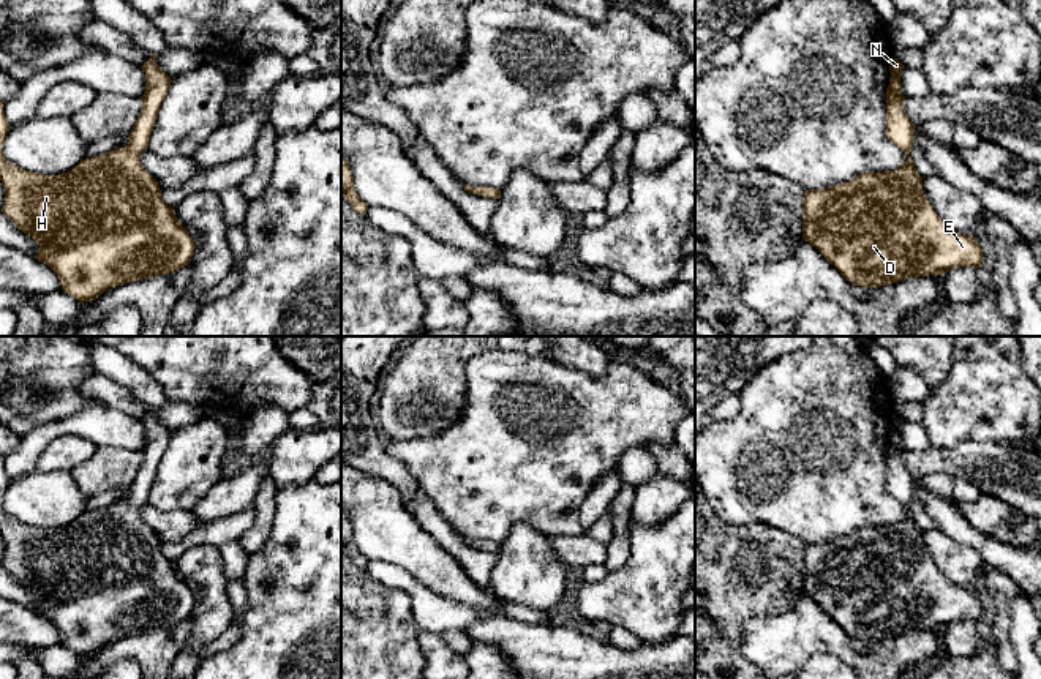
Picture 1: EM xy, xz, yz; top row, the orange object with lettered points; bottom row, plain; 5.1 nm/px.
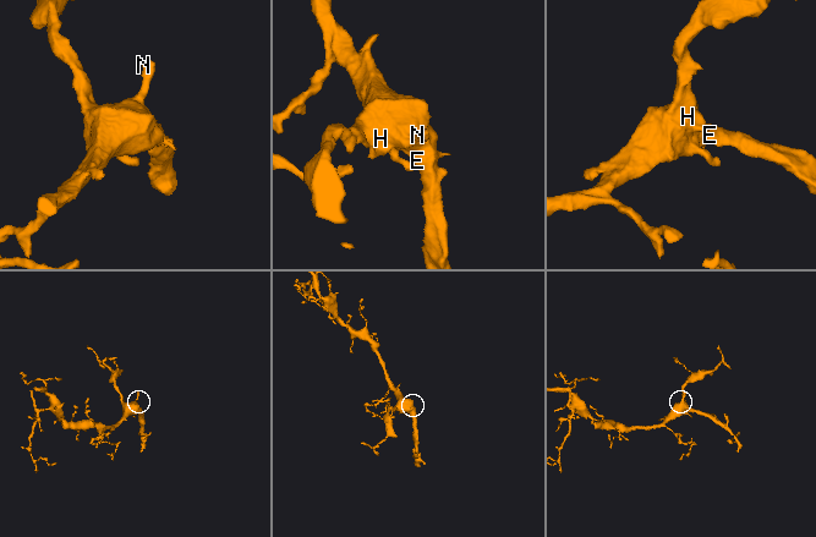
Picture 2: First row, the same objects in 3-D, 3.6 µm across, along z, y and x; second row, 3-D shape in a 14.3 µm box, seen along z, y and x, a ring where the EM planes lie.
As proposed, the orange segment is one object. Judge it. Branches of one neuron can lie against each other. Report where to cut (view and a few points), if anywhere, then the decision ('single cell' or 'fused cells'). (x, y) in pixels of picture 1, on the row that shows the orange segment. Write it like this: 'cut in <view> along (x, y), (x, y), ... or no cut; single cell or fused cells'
no cut; single cell

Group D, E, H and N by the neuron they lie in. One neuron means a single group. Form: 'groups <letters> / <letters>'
groups D E H N

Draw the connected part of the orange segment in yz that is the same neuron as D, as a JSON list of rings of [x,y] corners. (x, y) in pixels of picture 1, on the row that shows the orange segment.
[[[891,60],[886,88],[886,136],[905,155],[905,164],[894,171],[862,172],[826,189],[806,189],[802,196],[802,240],[815,246],[825,259],[853,286],[881,287],[900,279],[941,275],[957,267],[979,268],[983,248],[973,235],[953,231],[935,213],[923,191],[910,156],[915,125],[904,111],[899,73],[905,66]]]

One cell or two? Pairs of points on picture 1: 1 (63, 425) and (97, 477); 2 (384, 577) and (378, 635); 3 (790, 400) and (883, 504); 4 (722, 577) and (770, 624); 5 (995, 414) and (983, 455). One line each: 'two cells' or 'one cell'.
1: two cells
2: two cells
3: one cell
4: two cells
5: two cells

